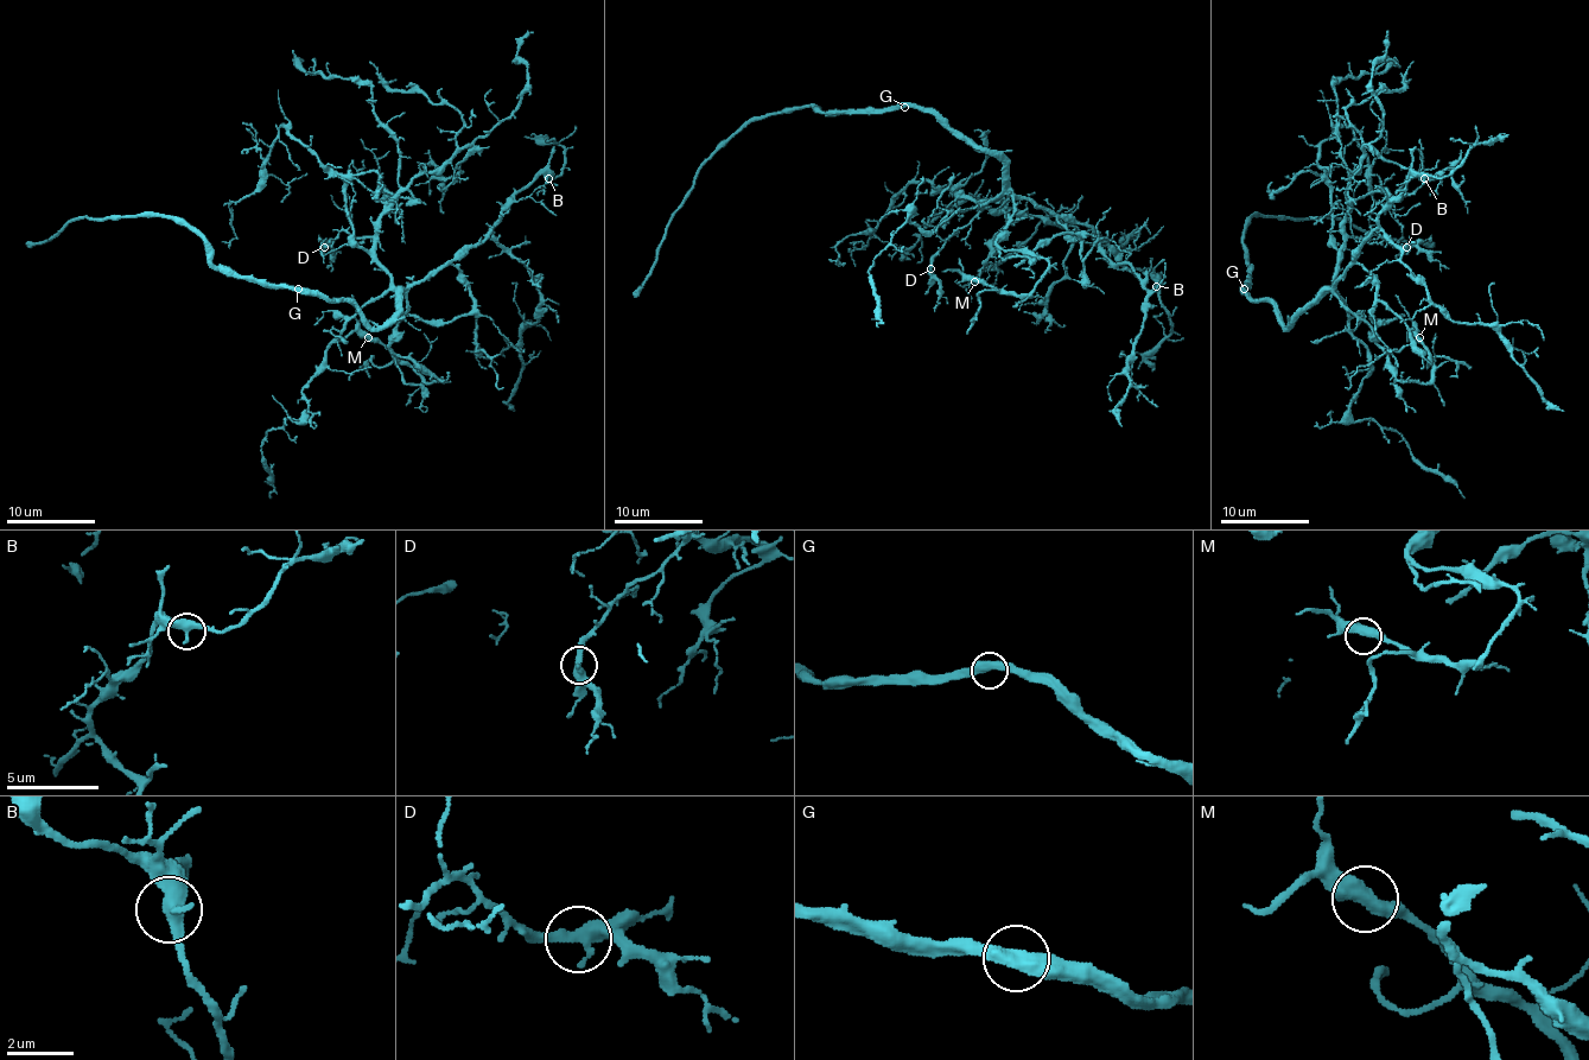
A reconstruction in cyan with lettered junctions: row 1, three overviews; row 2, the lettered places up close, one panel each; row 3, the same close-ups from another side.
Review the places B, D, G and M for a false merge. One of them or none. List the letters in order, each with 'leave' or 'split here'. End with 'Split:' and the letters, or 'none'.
B: leave
D: leave
G: leave
M: leave
Split: none

